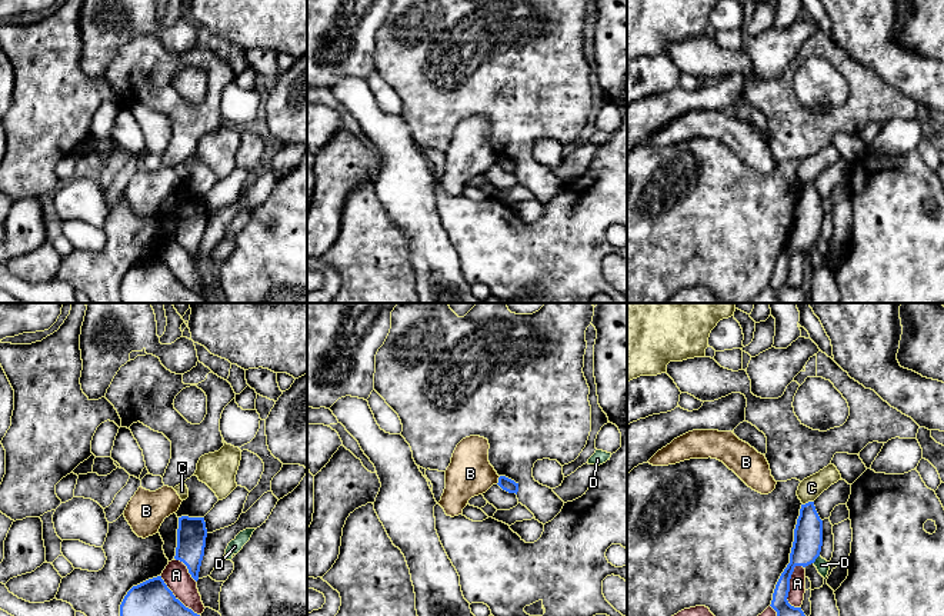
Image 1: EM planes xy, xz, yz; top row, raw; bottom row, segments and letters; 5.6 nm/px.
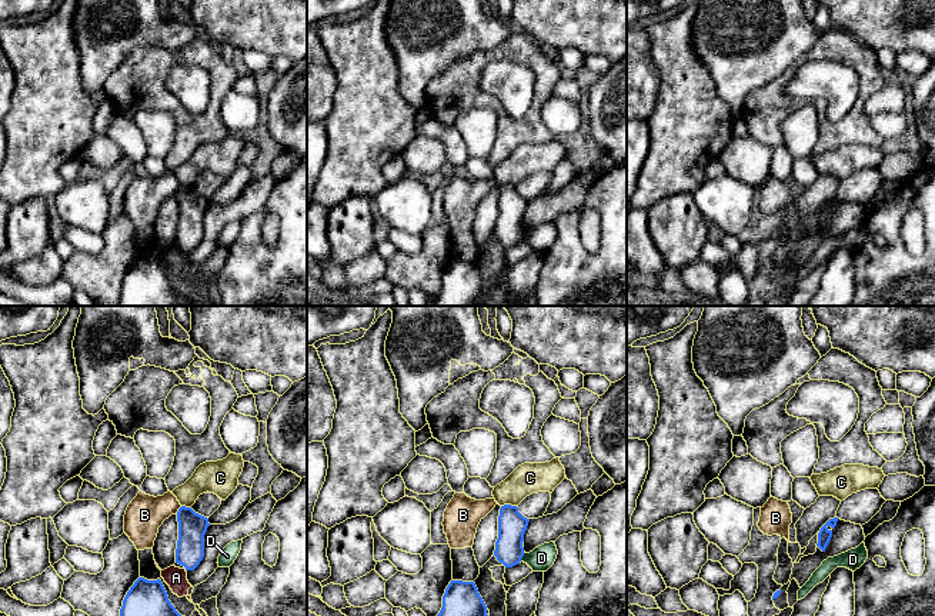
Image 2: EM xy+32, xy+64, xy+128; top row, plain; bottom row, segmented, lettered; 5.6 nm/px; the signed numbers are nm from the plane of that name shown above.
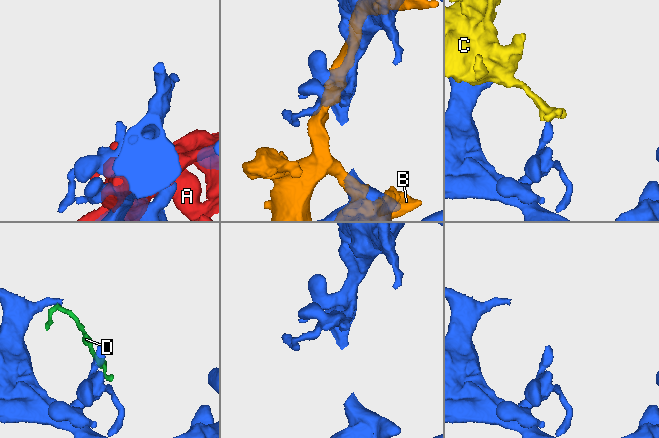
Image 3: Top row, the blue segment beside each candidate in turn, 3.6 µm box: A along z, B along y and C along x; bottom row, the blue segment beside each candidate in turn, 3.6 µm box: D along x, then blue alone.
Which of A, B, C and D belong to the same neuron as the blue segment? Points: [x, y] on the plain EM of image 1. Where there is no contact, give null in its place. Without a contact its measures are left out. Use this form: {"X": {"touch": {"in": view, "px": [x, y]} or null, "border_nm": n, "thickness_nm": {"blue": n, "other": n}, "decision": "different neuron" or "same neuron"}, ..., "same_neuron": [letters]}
{"A": {"touch": {"in": "yz", "px": [789, 265]}, "border_nm": 260, "thickness_nm": {"blue": 160, "other": 100}, "decision": "different neuron"}, "B": {"touch": {"in": "xz", "px": [499, 160]}, "border_nm": 50, "thickness_nm": {"blue": 70, "other": 260}, "decision": "different neuron"}, "C": {"touch": {"in": "yz", "px": [809, 182]}, "border_nm": 70, "thickness_nm": {"blue": 160, "other": 120}, "decision": "different neuron"}, "D": {"touch": {"in": "yz", "px": [816, 237]}, "border_nm": 60, "thickness_nm": {"blue": 160, "other": 70}, "decision": "different neuron"}, "same_neuron": []}

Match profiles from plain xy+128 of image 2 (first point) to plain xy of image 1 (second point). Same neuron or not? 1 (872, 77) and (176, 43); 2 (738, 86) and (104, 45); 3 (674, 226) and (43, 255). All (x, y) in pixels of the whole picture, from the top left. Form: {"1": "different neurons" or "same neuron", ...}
{"1": "different neurons", "2": "same neuron", "3": "different neurons"}

